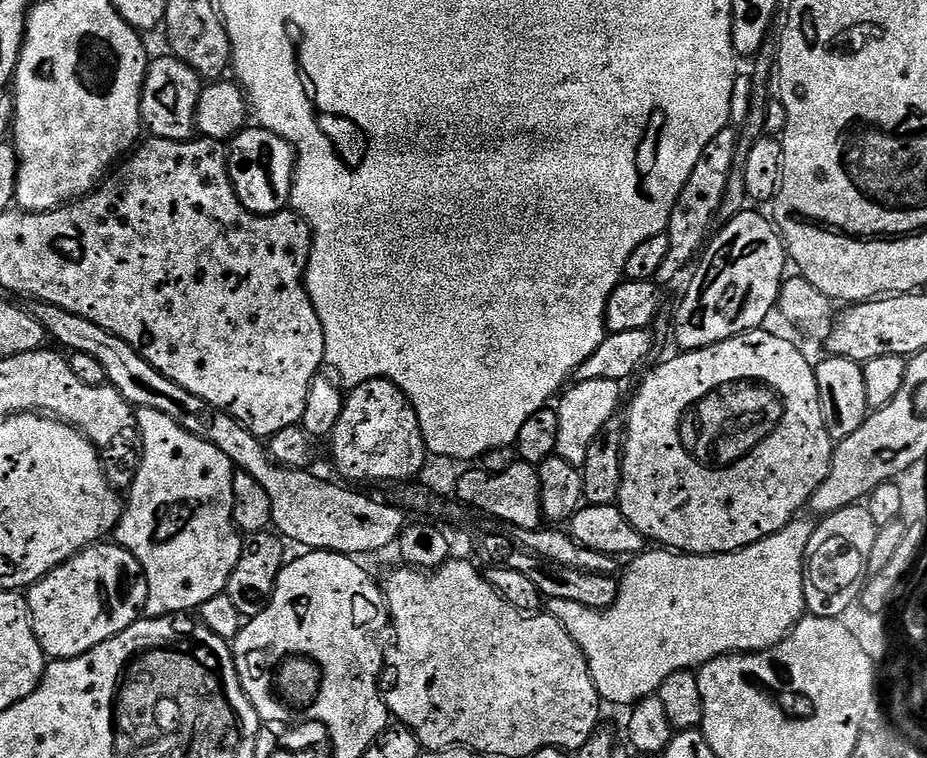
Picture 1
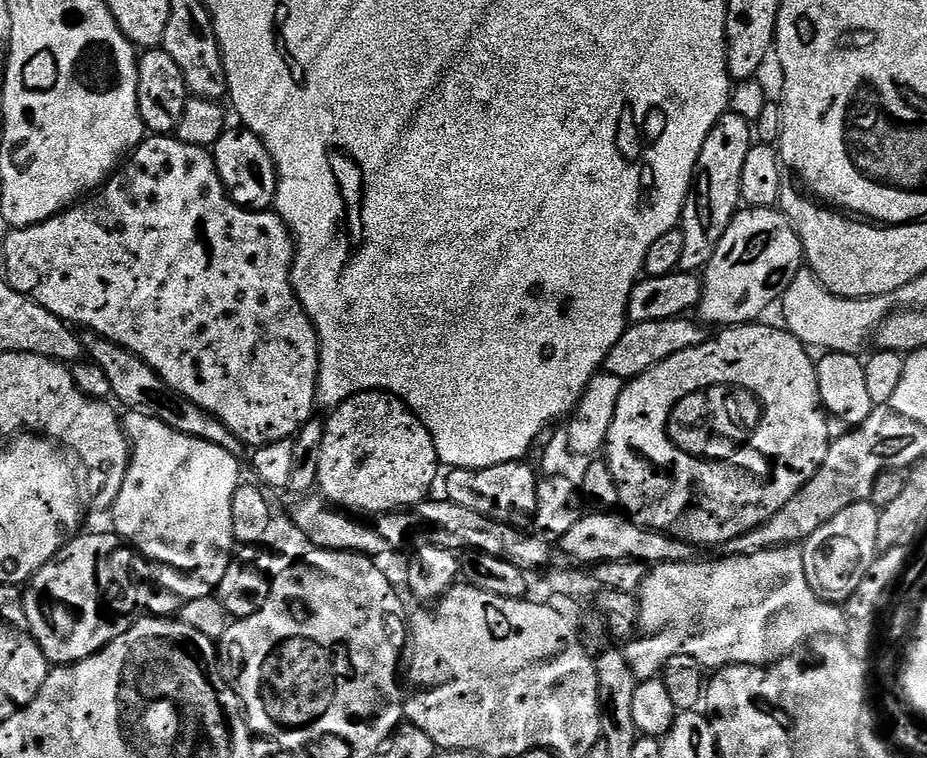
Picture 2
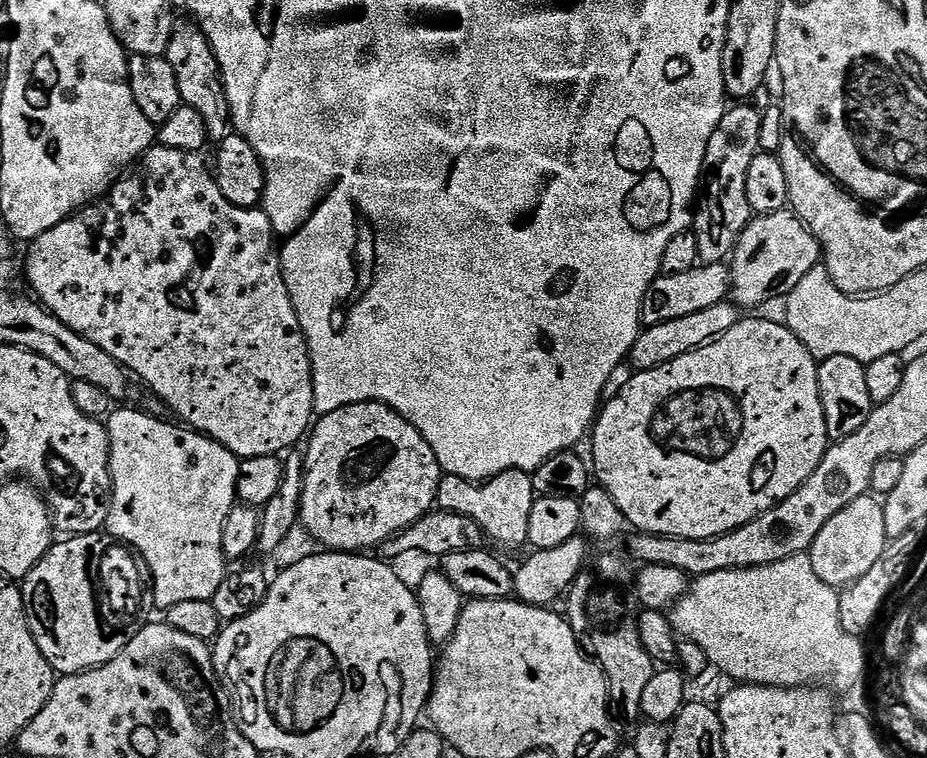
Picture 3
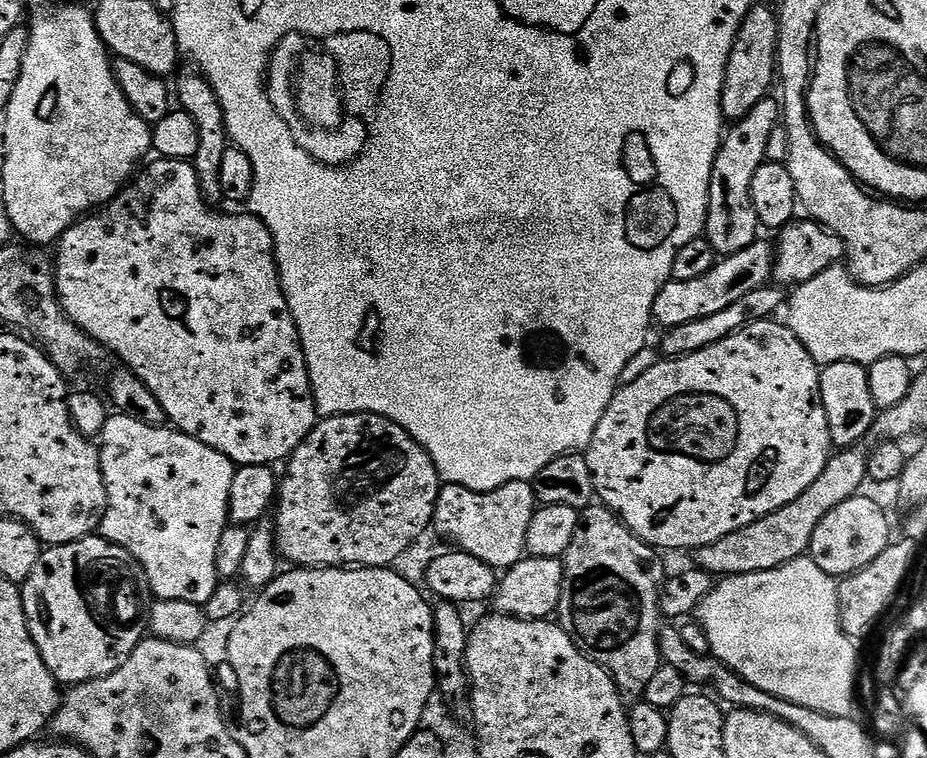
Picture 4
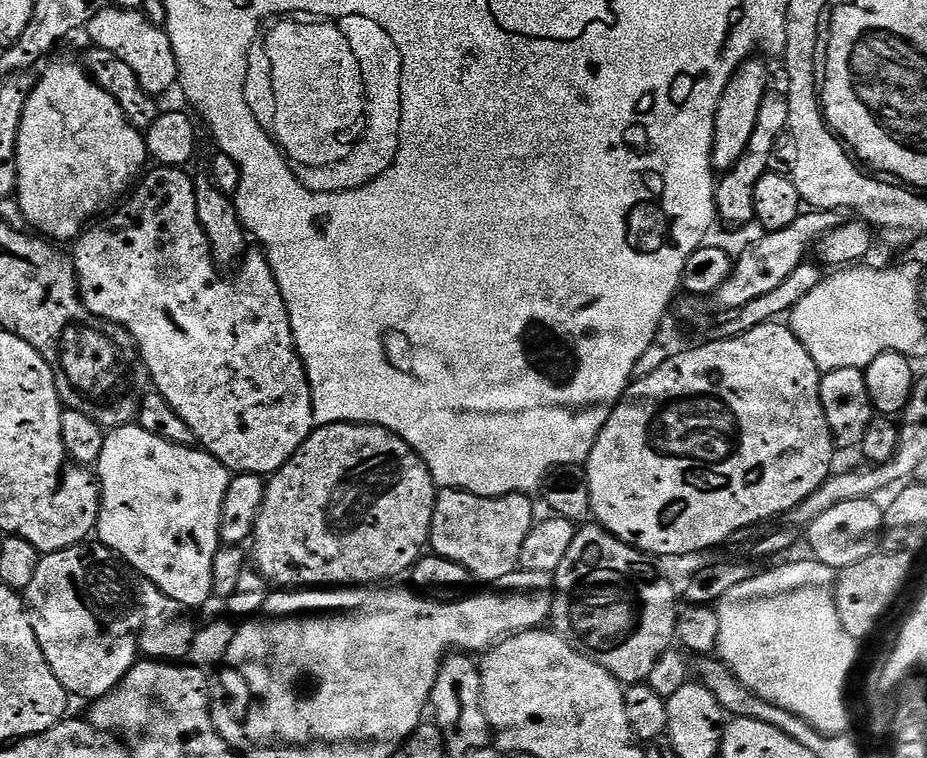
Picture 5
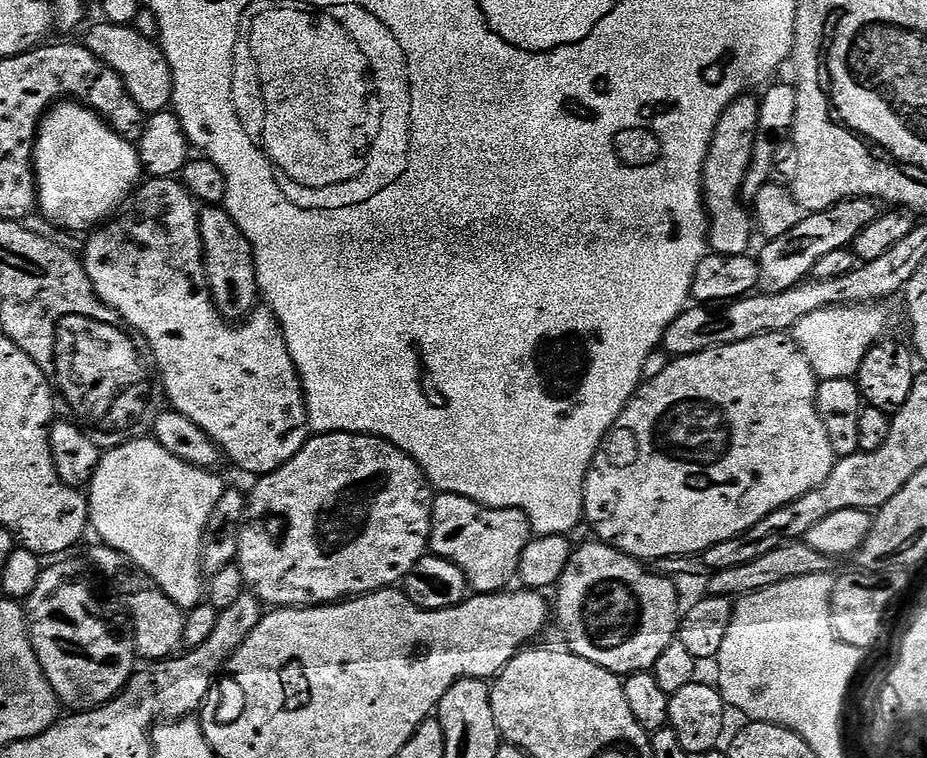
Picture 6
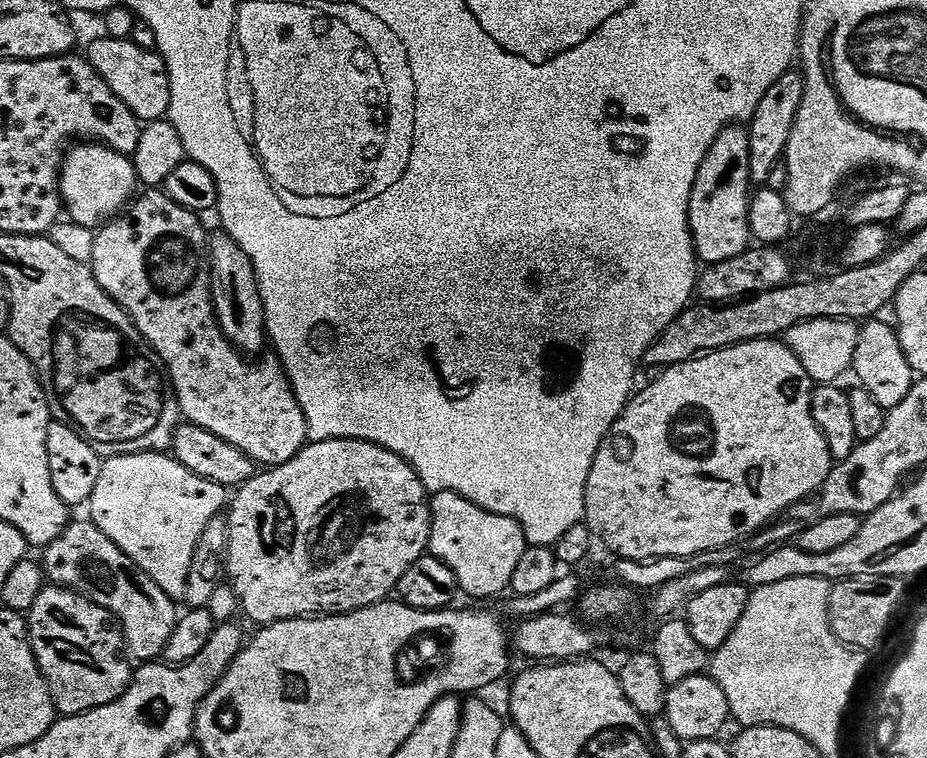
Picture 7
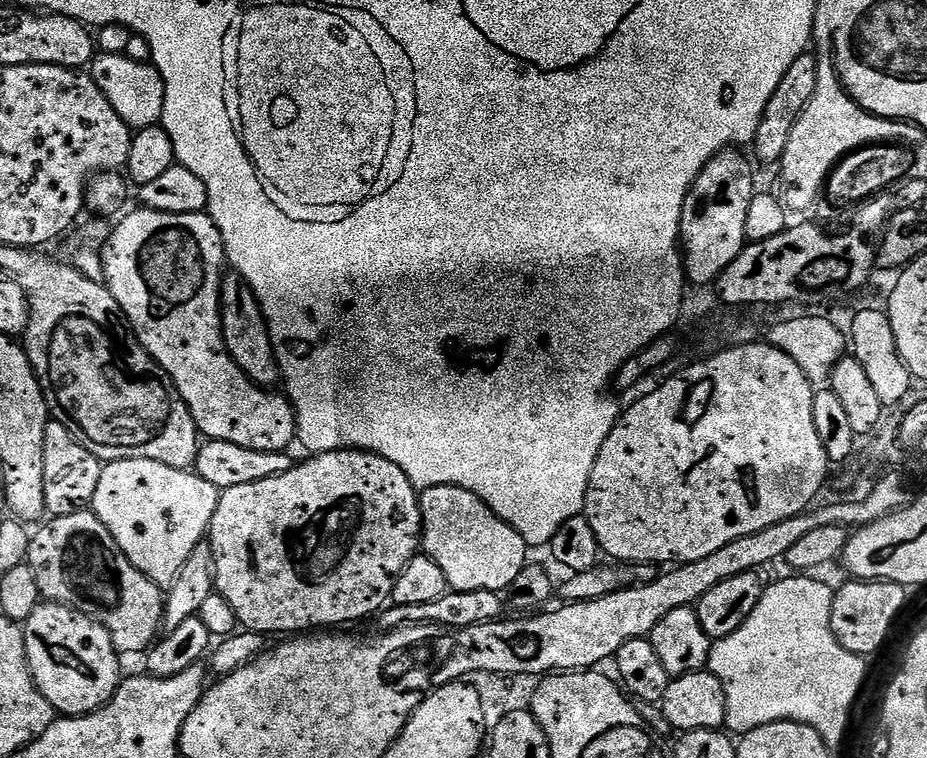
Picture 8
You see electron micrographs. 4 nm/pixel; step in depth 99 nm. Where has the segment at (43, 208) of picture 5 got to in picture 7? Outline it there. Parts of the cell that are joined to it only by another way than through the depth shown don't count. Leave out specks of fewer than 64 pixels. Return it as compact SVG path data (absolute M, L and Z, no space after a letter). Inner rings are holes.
M80 142L77 145L67 149L68 157L66 152L60 166L60 199L66 216L78 227L96 230L109 223L133 199L132 191L138 188L136 166L125 153L115 152L103 144Z

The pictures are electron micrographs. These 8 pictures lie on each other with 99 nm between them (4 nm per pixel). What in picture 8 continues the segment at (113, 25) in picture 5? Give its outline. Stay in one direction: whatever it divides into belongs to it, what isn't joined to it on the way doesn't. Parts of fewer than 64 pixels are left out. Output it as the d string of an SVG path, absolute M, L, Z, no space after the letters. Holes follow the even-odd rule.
M100 52L90 65L90 75L92 81L98 86L98 90L102 94L106 94L106 102L110 102L110 106L114 106L114 110L118 110L122 122L126 122L129 128L133 130L151 128L163 121L164 109L166 107L164 103L164 83L155 64L134 62L134 58L118 53Z

